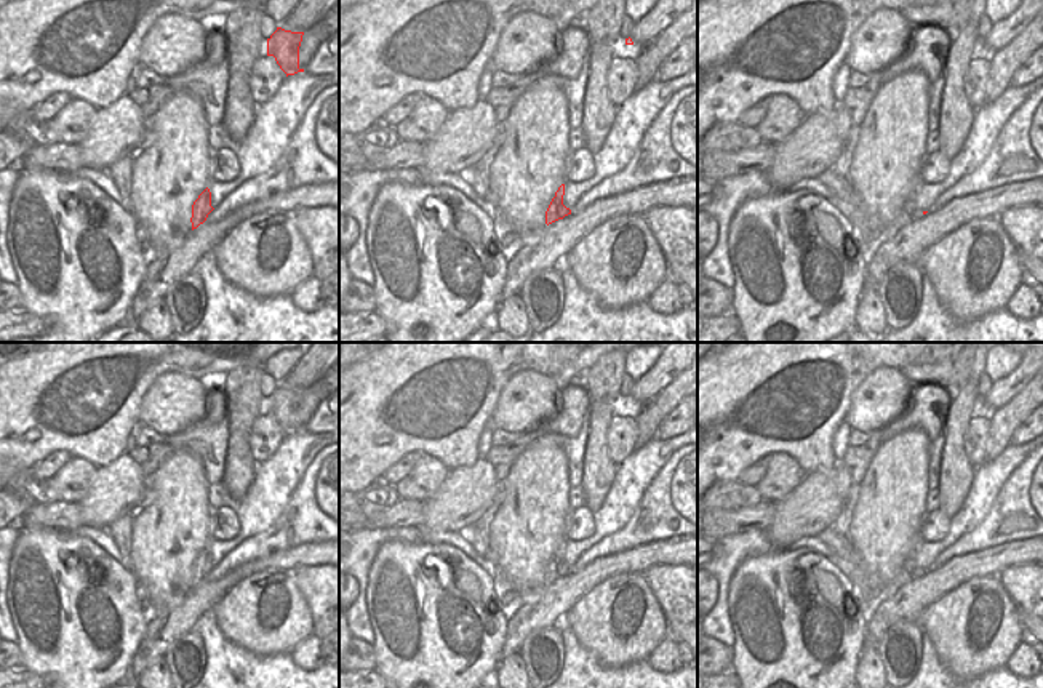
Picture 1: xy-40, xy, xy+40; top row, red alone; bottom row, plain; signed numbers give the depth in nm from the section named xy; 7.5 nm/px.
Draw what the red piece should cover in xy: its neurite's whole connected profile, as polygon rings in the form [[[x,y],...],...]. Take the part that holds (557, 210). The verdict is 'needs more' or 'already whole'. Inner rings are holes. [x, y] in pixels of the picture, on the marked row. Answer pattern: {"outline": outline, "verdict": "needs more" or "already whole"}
{"outline": [[[565,184],[558,187],[555,197],[552,198],[547,211],[545,211],[545,224],[552,224],[565,216],[571,214],[571,210],[563,205]]], "verdict": "already whole"}

